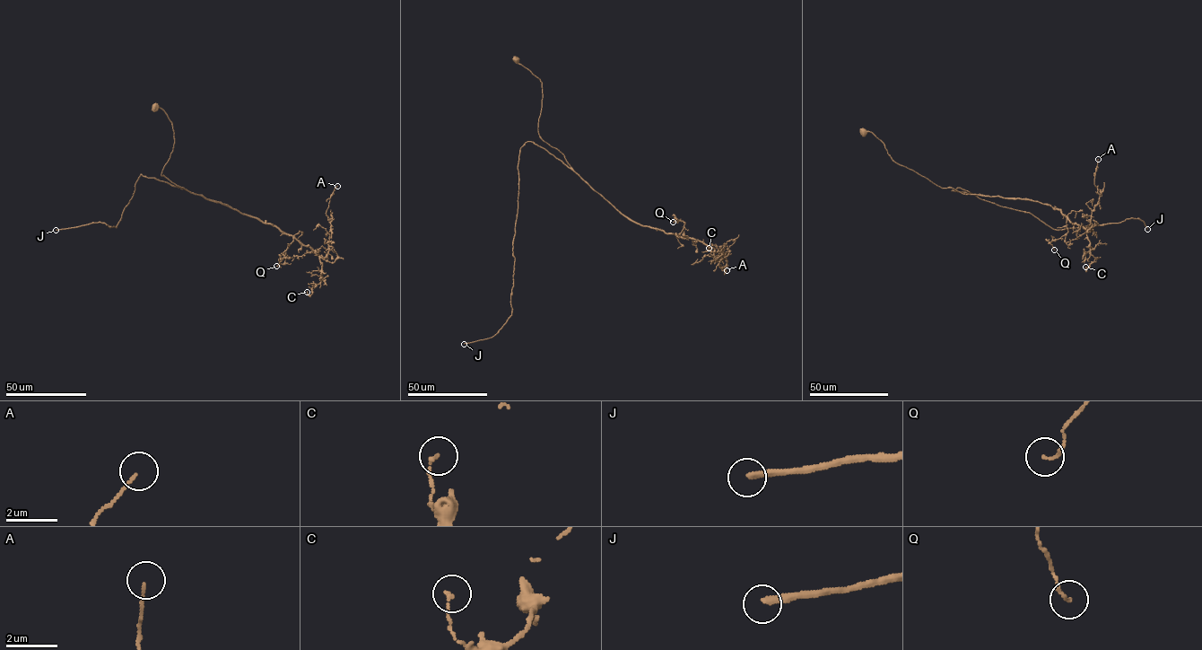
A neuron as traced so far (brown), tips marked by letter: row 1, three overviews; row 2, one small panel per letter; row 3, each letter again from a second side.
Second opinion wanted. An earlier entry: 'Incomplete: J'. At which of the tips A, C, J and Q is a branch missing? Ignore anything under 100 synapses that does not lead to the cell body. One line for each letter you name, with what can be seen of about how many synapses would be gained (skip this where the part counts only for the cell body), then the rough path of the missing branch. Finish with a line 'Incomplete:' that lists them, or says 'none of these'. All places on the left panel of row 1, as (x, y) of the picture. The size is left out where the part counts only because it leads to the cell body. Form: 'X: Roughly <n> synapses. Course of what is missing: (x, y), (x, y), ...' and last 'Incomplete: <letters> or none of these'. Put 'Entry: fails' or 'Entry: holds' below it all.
J: Roughly 200 synapses
Incomplete: J
Entry: holds

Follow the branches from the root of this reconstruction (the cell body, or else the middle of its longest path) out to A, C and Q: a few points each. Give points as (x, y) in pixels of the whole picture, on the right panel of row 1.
A: (863, 132), (881, 141), (895, 162), (941, 188), (1036, 200), (1087, 232), (1101, 191), (1094, 181), (1098, 159)
C: (863, 132), (881, 141), (895, 162), (942, 188), (1026, 198), (1060, 209), (1085, 229), (1094, 259), (1085, 267)
Q: (863, 132), (881, 141), (895, 162), (942, 188), (1026, 198), (1060, 209), (1067, 232), (1051, 241), (1054, 250)

